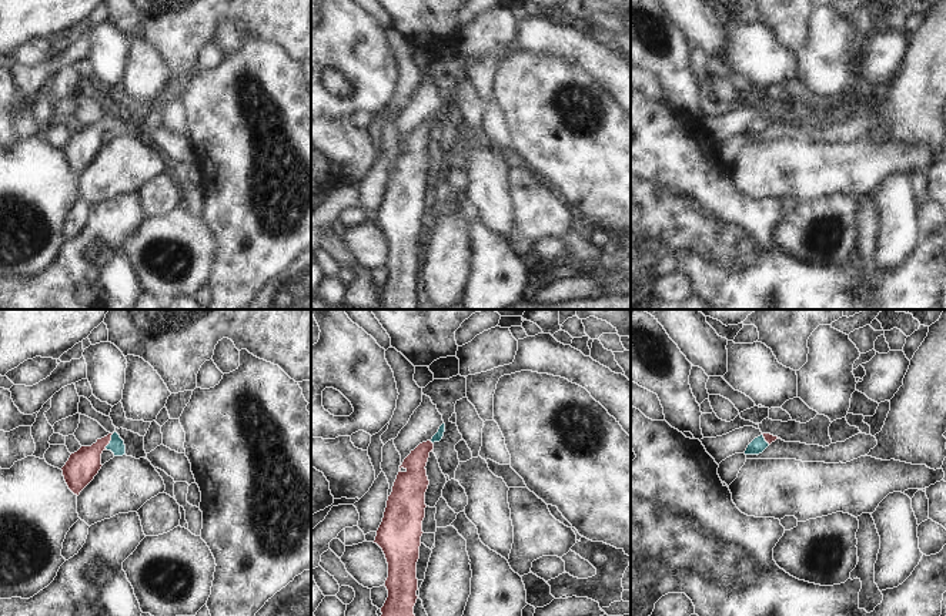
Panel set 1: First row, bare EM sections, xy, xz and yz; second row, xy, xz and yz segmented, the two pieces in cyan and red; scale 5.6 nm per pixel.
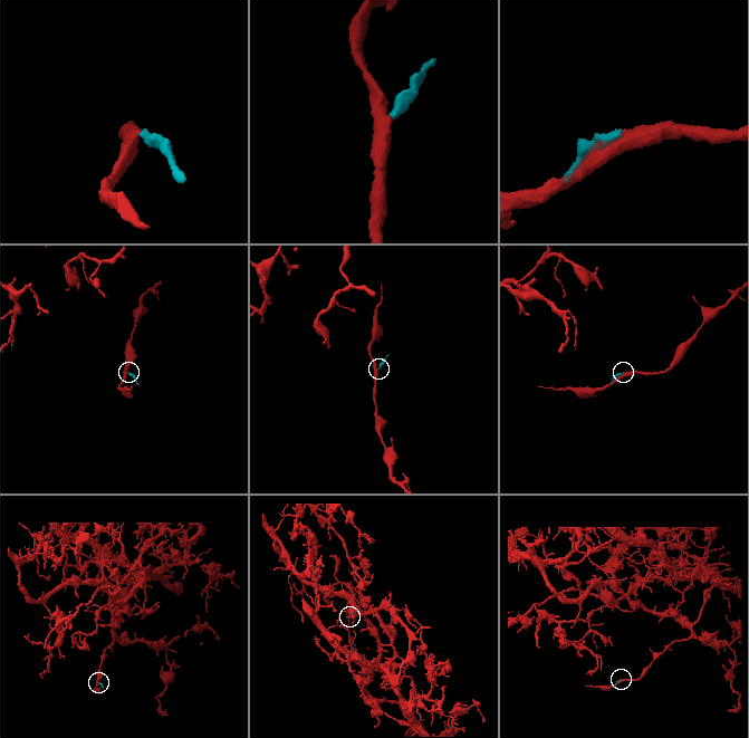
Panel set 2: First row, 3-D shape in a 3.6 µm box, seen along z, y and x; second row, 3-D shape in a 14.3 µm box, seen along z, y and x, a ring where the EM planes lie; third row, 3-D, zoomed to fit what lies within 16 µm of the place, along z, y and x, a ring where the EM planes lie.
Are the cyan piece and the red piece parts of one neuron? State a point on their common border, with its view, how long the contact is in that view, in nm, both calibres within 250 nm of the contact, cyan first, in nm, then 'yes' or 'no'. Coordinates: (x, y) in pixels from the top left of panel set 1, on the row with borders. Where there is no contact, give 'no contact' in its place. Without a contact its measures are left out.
meets cyan in xy at (110, 441); contact 100 nm long; 90 nm thick on the cyan side, 180 nm on the other; yes

